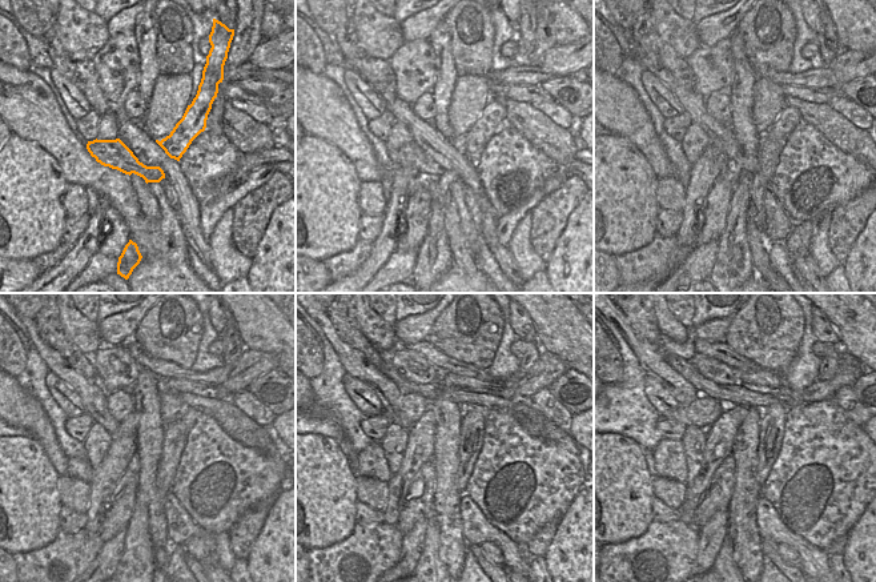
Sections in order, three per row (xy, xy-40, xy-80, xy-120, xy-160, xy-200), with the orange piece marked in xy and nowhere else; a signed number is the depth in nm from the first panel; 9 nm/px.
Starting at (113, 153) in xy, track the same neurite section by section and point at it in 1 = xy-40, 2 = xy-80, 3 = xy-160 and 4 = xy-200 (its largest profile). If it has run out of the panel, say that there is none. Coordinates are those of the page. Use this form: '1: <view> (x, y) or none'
1: xy-40 (434, 257)
2: xy-80 (732, 265)
3: xy-160 (429, 564)
4: xy-200 (724, 564)

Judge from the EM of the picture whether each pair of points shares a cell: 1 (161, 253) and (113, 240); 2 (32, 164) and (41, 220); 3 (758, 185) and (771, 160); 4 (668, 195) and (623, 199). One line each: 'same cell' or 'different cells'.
1: different cells
2: same cell
3: same cell
4: different cells

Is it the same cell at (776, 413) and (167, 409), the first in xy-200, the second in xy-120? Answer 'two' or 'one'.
two

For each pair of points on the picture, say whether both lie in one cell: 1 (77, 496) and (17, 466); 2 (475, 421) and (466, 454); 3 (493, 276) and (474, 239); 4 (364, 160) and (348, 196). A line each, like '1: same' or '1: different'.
1: different
2: same
3: different
4: different

